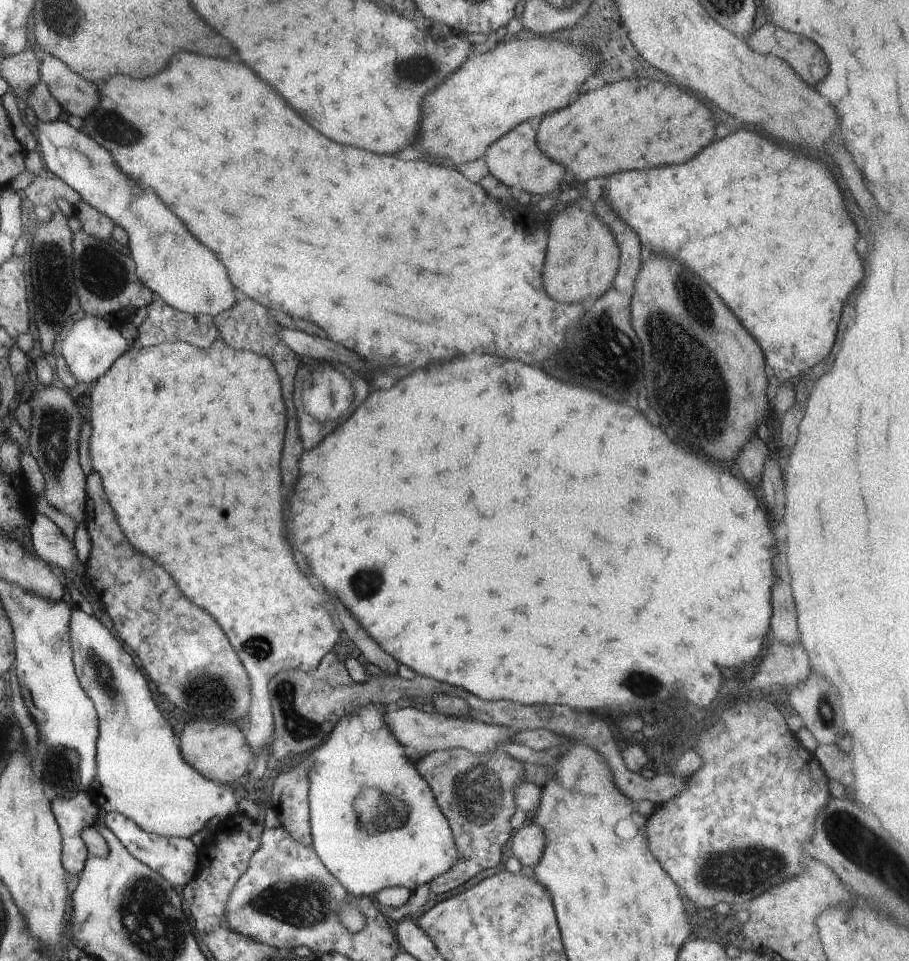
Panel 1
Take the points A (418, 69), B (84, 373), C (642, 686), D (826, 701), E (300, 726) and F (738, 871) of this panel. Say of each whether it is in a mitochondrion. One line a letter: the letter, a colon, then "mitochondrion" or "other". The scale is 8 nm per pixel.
A: mitochondrion
B: other
C: mitochondrion
D: mitochondrion
E: mitochondrion
F: mitochondrion

